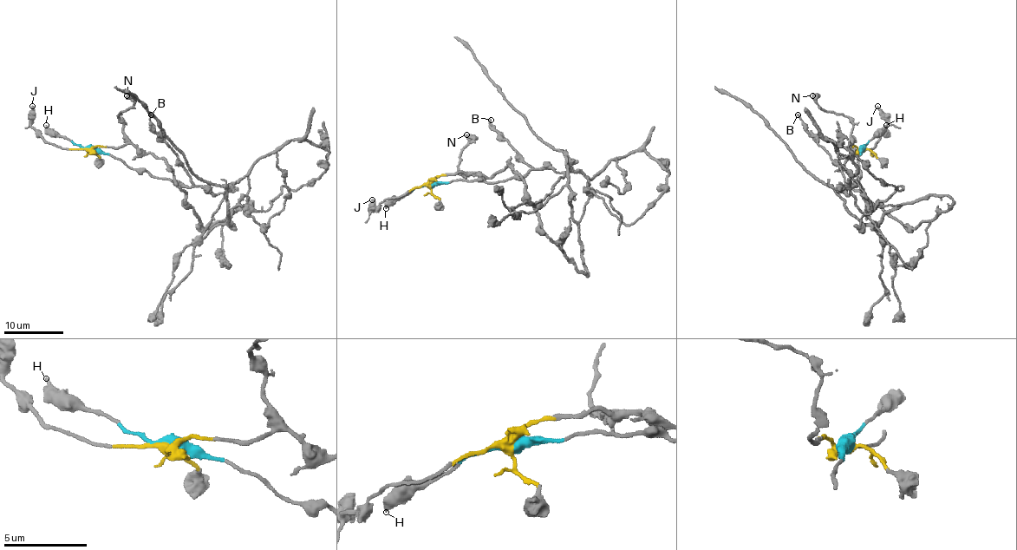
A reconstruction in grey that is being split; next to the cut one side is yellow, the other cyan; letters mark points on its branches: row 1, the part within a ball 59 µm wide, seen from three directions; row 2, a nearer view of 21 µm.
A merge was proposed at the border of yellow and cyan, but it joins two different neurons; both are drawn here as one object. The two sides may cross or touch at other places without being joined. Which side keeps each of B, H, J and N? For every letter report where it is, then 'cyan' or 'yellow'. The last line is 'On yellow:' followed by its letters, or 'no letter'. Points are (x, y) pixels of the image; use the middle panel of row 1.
B: (491, 120) | cyan
H: (386, 208) | cyan
J: (372, 199) | yellow
N: (466, 134) | yellow
On yellow: J, N

